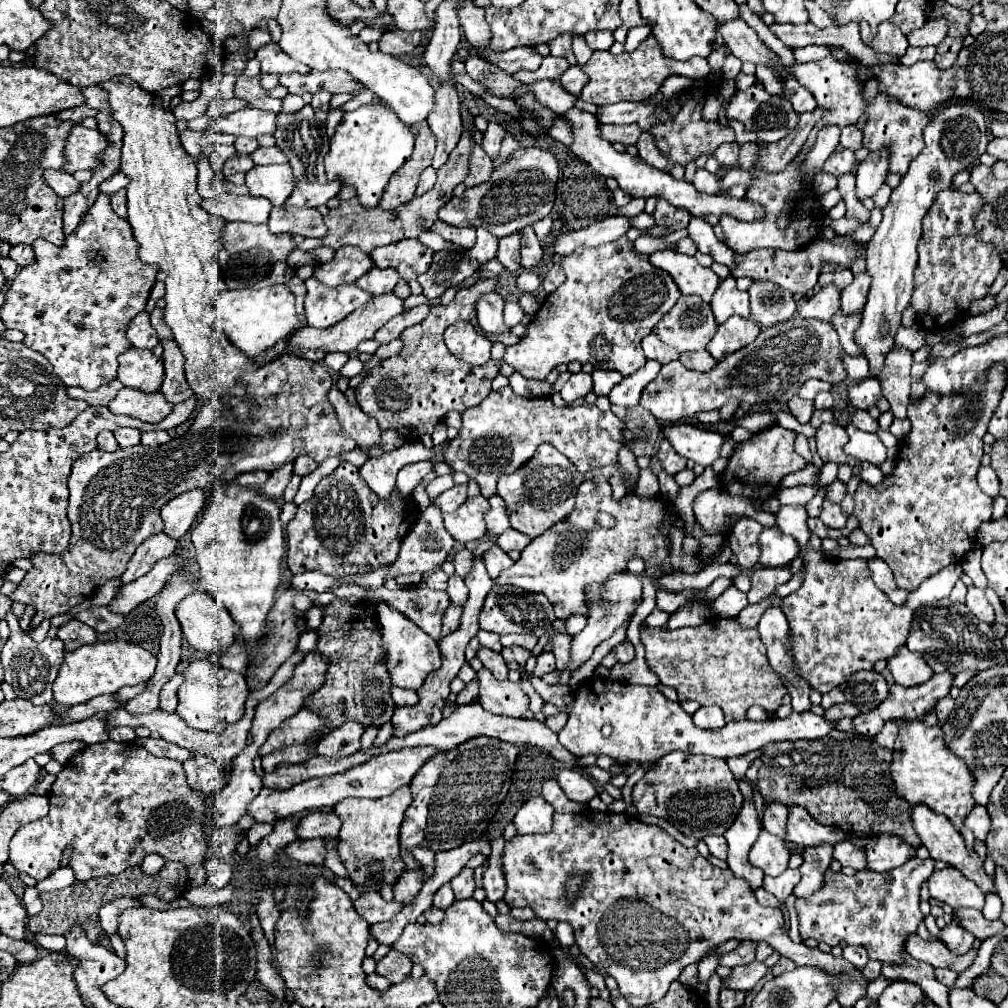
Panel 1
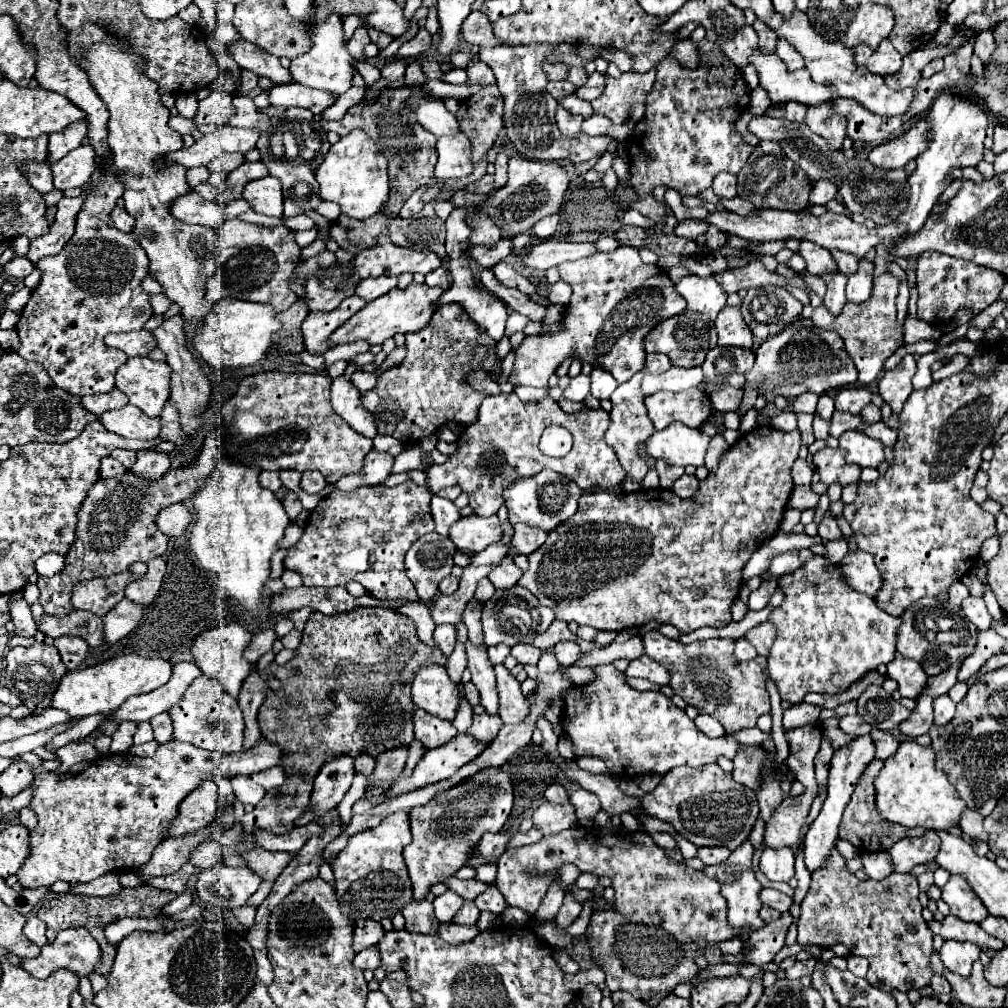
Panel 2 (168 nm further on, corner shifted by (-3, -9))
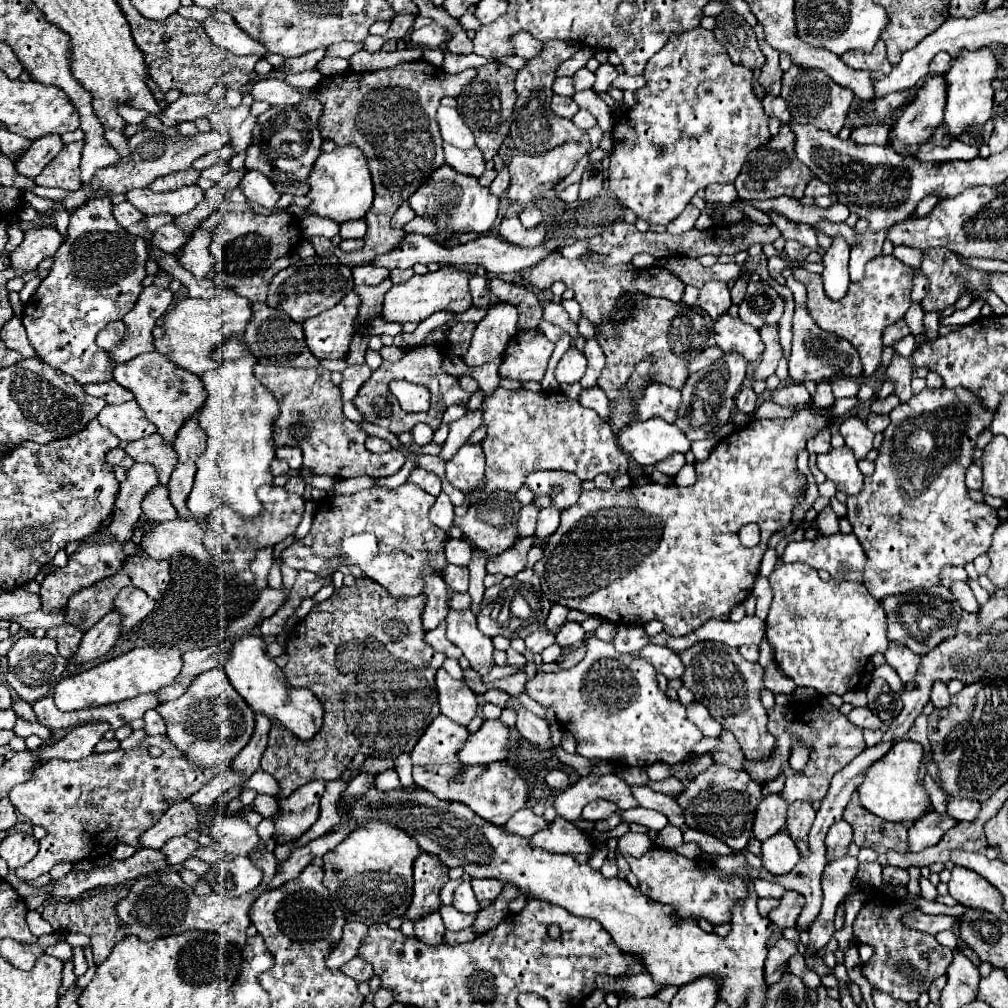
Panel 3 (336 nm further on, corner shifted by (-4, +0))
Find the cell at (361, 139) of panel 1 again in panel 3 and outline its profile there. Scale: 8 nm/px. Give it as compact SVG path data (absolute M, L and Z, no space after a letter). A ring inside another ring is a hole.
M337 146L329 154L319 154L319 158L313 164L313 170L307 178L309 192L307 198L311 204L303 208L301 218L305 216L321 216L329 218L333 222L347 222L347 220L359 220L365 216L365 212L373 204L373 182L371 174L365 162L365 156L355 146Z

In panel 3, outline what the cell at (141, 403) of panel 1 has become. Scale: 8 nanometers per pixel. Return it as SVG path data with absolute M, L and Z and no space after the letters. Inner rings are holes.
M135 400L121 406L105 406L99 412L97 420L123 442L133 442L155 432L155 426L145 420L143 410L137 406Z

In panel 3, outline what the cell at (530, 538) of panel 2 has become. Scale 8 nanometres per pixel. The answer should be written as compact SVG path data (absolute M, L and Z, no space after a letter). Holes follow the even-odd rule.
M543 508L537 520L537 542L543 542L547 536L551 536L557 528L559 528L559 520L561 520L561 512L557 508Z

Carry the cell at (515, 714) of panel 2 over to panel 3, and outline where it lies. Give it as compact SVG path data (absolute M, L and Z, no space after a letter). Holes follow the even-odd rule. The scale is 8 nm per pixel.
M511 696L507 708L515 708L515 710L517 710L515 728L519 730L519 734L521 734L525 740L529 740L531 744L541 746L541 748L545 748L545 750L551 750L551 752L555 750L555 746L553 746L553 742L551 742L549 724L547 724L543 718L535 716L535 714L529 712L525 706L521 706L521 704L515 700L515 696Z

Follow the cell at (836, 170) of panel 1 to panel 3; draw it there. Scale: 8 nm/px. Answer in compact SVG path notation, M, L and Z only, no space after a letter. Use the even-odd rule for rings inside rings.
M813 178L813 180L807 184L807 188L805 188L805 196L809 196L809 198L817 198L817 196L829 196L829 194L831 194L829 186L827 186L825 182L821 182L819 178Z

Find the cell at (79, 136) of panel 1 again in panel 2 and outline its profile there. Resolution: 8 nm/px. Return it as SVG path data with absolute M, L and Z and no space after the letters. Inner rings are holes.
M80 145L60 161L52 163L50 169L56 189L66 191L72 187L82 187L88 183L90 173L96 169L96 153L90 145Z

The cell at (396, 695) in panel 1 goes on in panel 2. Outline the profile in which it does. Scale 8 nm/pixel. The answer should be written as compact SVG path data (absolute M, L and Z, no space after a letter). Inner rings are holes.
M414 709L414 735L426 745L426 749L434 749L448 743L456 735L456 729L452 723L442 721L424 709Z

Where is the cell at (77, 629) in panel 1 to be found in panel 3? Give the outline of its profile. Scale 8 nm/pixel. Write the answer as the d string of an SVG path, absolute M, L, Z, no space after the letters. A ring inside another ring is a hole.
M61 624L61 626L49 628L47 638L53 638L57 642L57 650L63 658L71 658L79 648L83 632L71 624Z

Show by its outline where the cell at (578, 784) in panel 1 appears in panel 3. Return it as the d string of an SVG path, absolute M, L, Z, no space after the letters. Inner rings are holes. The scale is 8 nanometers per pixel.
M593 800L593 802L589 802L583 808L583 818L585 820L591 820L591 822L597 822L597 820L609 818L615 812L617 812L617 806L615 804L607 802L607 800Z

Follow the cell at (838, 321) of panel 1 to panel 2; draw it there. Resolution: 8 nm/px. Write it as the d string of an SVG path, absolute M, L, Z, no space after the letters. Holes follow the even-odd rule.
M886 273L886 275L874 279L874 291L866 303L862 303L862 305L846 303L840 315L828 313L824 305L814 309L812 323L820 329L836 331L842 337L844 347L858 369L858 381L862 385L876 381L882 373L882 363L902 345L904 329L896 321L896 295L898 295L898 279L890 273Z

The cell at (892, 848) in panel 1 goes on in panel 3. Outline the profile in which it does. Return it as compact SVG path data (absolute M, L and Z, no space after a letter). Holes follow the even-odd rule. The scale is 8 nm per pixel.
M929 812L927 816L921 816L921 820L917 820L909 828L909 848L911 848L911 852L921 852L929 846L935 846L943 838L943 834L947 830L951 830L955 824L957 824L957 820L953 820L947 814Z

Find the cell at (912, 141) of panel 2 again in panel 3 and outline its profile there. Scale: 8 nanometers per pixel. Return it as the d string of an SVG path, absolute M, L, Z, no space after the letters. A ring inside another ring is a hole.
M927 76L923 86L889 134L889 146L903 150L913 144L923 144L931 138L933 130L943 122L943 108L947 96L943 96L943 76Z

